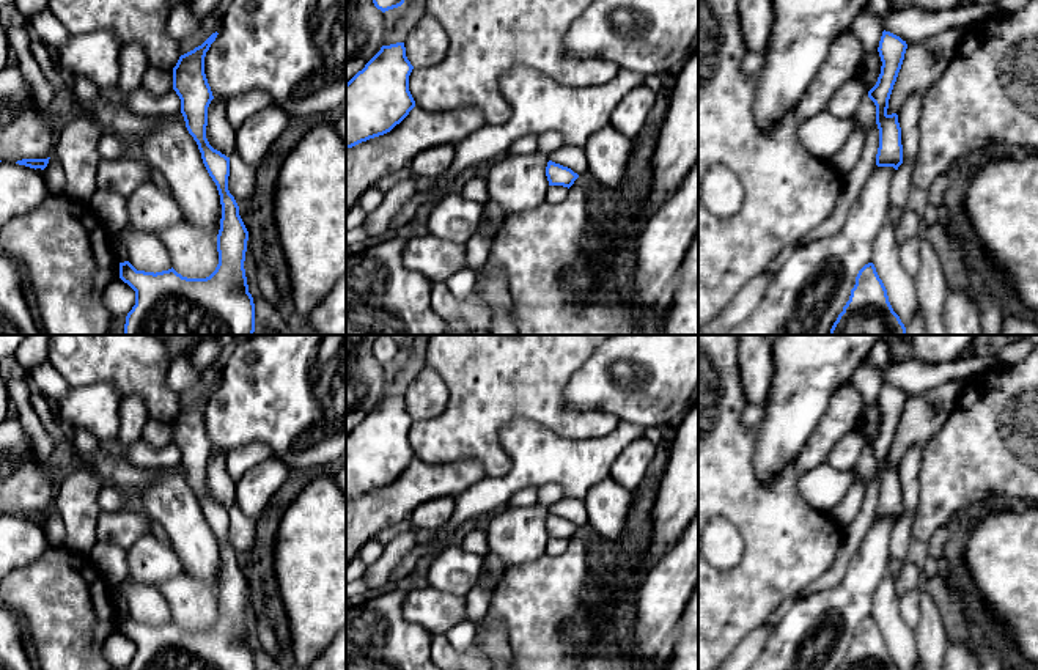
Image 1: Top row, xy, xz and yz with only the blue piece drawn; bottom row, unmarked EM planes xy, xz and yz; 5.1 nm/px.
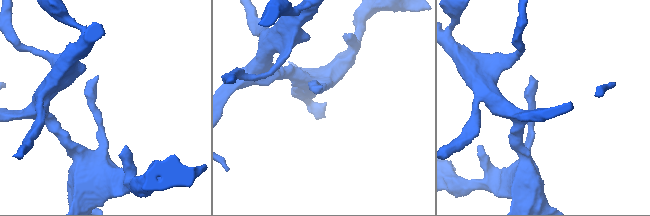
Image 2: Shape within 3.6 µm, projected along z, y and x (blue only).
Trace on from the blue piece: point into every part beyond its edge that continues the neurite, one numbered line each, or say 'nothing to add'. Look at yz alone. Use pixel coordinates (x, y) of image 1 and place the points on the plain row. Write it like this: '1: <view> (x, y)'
nothing to add

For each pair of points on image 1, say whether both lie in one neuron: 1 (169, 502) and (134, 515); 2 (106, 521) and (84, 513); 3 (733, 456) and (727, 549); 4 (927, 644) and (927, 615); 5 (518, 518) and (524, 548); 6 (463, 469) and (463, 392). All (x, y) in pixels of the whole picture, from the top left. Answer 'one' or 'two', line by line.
1: two
2: two
3: two
4: one
5: one
6: two

